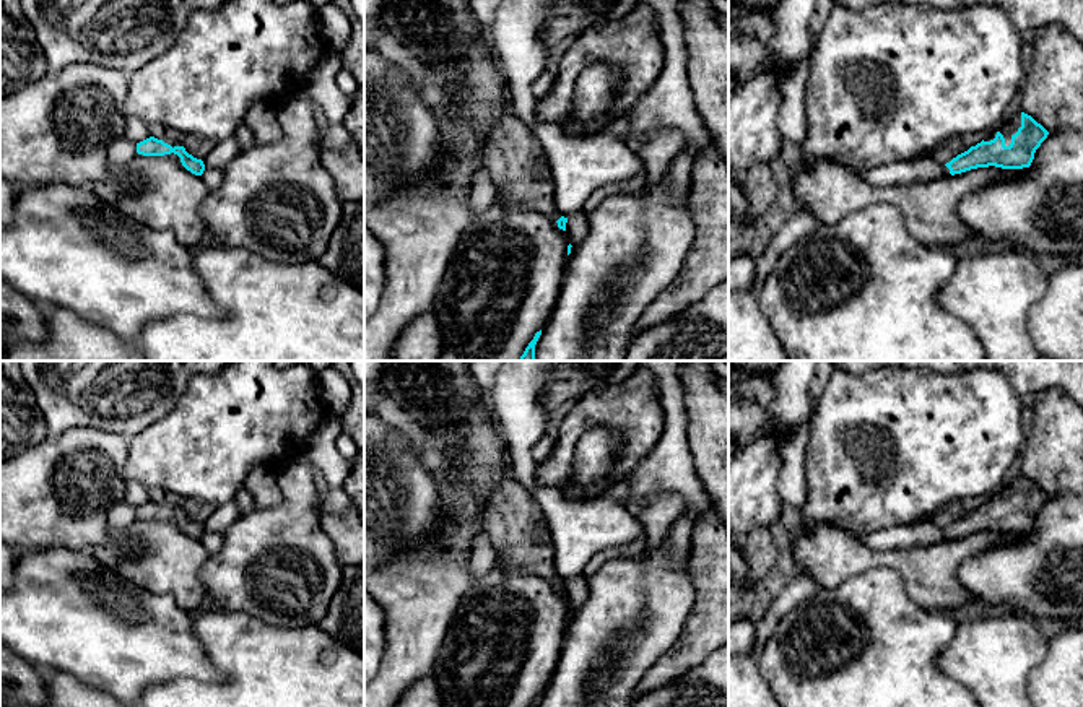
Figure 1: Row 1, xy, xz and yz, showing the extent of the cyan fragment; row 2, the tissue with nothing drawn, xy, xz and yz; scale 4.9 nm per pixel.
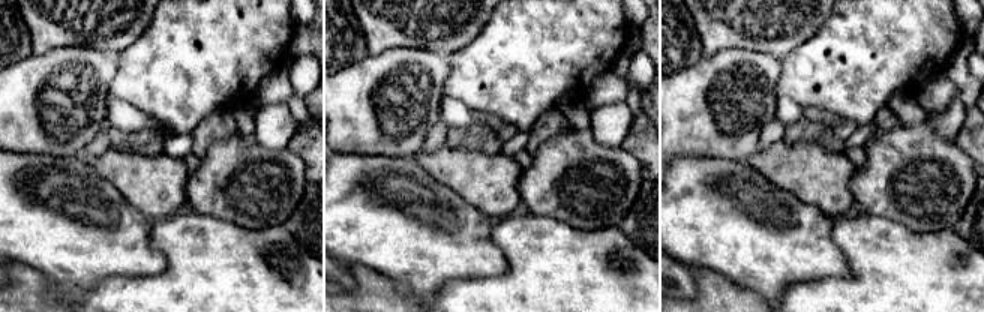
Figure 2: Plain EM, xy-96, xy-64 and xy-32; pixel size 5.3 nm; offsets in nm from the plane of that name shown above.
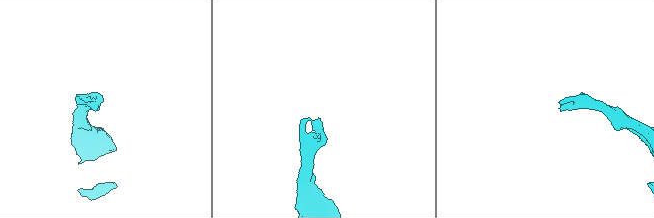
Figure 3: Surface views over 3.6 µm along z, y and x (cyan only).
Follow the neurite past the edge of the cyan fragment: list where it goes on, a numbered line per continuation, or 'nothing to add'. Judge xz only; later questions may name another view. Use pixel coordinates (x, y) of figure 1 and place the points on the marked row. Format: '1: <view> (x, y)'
1: xz (516, 161)

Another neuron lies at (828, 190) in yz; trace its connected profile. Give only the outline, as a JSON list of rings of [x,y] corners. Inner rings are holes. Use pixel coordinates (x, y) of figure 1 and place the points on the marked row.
[[[807,156],[794,172],[794,193],[798,208],[810,211],[820,224],[836,224],[875,205],[891,205],[901,211],[907,231],[917,241],[932,247],[953,247],[977,239],[958,216],[961,198],[1016,174],[1018,169],[989,166],[929,182],[876,187],[850,167]]]

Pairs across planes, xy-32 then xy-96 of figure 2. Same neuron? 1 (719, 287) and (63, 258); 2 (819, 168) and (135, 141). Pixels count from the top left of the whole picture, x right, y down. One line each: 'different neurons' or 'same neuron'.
1: different neurons
2: different neurons

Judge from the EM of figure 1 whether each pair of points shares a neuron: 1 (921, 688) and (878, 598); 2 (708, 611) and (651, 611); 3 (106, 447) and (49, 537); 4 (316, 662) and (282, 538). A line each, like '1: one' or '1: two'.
1: one
2: two
3: one
4: two

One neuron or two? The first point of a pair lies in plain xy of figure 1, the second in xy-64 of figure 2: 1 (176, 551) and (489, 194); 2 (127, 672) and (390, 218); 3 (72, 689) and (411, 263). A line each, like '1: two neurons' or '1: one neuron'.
1: one neuron
2: one neuron
3: two neurons

